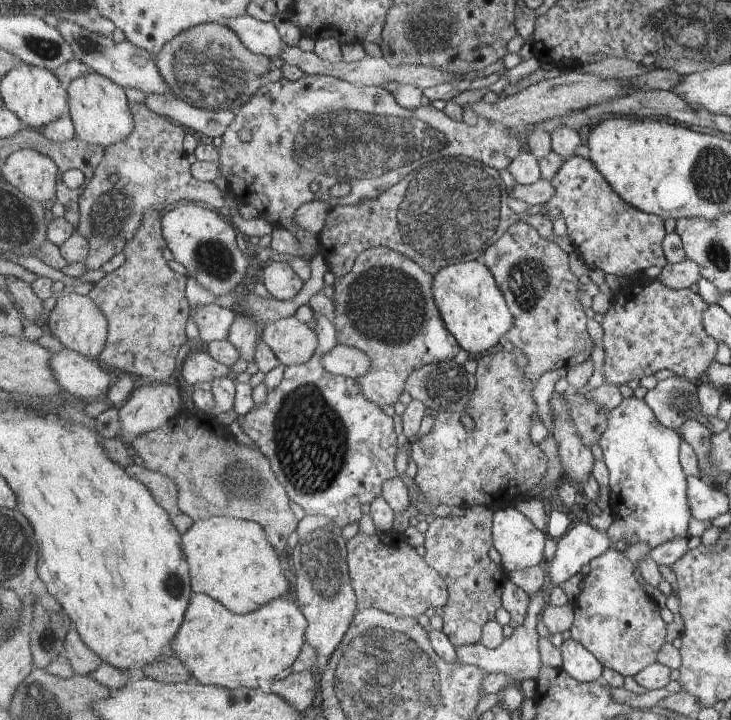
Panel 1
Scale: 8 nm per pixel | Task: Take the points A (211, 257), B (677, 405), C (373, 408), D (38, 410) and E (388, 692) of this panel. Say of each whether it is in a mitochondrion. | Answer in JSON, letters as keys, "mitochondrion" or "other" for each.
{"A":"mitochondrion","B":"mitochondrion","C":"other","D":"other","E":"mitochondrion"}

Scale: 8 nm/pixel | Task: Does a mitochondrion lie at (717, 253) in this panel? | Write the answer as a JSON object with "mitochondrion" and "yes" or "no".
{"mitochondrion":"yes"}

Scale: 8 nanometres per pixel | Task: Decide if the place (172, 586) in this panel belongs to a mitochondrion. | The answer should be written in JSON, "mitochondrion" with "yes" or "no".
{"mitochondrion":"yes"}

